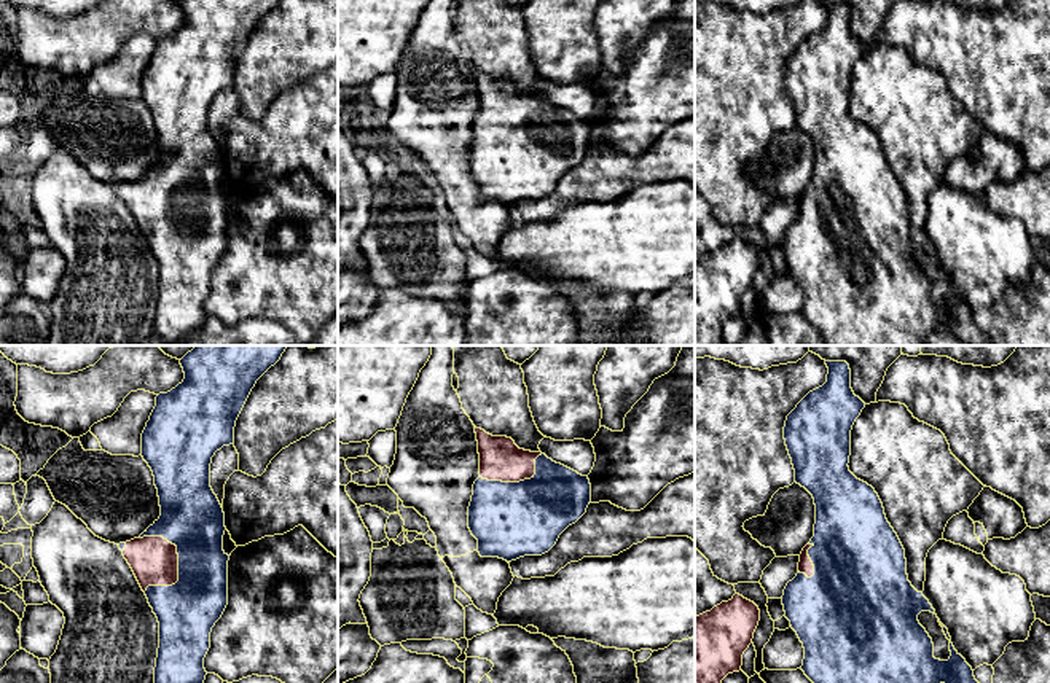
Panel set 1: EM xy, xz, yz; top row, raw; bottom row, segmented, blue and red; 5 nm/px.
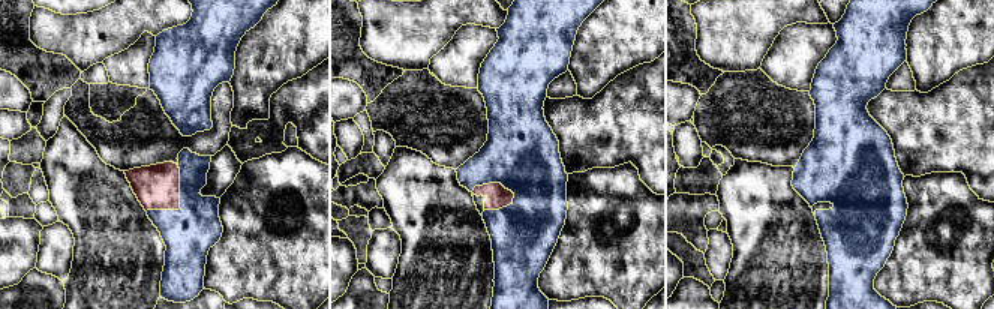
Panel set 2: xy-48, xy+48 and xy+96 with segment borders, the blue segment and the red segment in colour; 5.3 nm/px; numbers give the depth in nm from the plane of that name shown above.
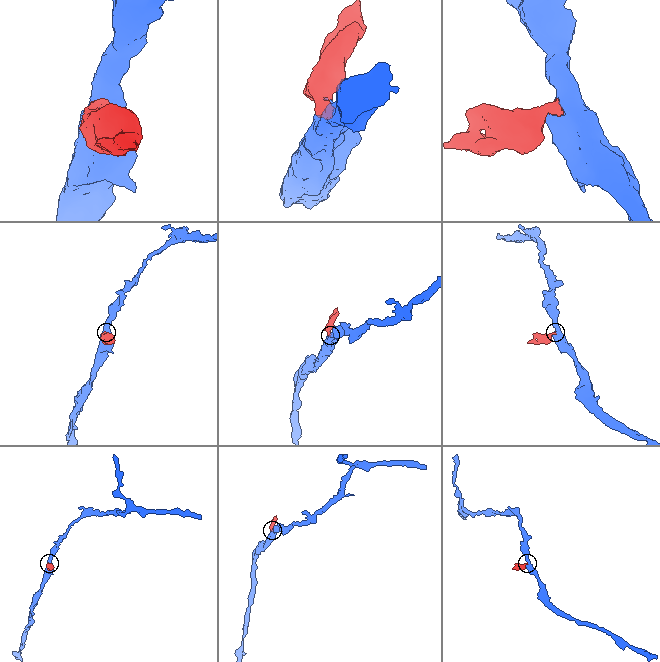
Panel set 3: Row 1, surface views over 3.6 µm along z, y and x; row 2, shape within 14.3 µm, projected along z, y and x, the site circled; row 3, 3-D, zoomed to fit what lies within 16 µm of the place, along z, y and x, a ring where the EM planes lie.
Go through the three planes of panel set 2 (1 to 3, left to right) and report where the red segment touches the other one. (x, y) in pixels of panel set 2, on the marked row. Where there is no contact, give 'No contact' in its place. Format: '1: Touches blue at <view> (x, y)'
1: Touches blue at xy-48 (180, 203)
2: Touches blue at xy+48 (494, 182)
3: No contact

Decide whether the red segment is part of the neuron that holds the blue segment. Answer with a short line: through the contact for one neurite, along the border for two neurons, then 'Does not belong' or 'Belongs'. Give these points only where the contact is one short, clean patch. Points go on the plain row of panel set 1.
Belongs

